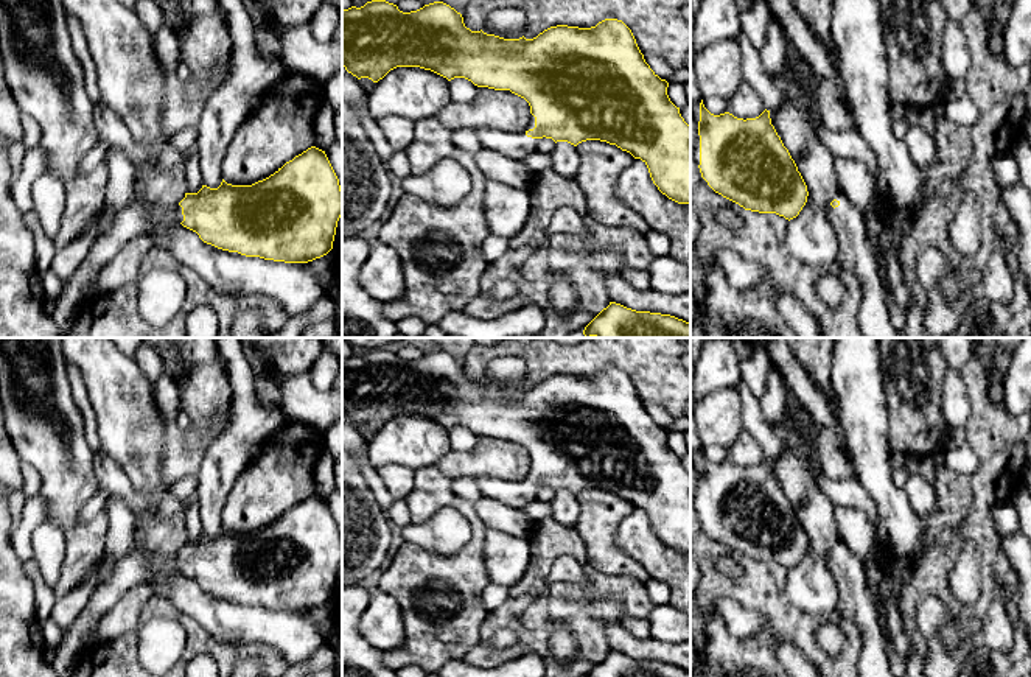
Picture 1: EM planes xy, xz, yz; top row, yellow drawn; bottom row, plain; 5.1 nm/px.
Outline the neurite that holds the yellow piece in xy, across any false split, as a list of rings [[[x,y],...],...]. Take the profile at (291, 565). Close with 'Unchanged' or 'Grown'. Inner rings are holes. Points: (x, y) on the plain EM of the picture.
[[[311,495],[252,534],[232,534],[222,528],[218,537],[202,534],[197,542],[185,542],[174,562],[177,571],[218,598],[274,610],[308,612],[333,598],[342,565],[342,538],[325,500]]]. Grown

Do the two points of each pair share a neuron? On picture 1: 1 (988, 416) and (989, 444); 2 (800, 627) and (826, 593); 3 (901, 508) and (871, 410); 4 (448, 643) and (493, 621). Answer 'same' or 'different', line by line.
1: same
2: different
3: same
4: different

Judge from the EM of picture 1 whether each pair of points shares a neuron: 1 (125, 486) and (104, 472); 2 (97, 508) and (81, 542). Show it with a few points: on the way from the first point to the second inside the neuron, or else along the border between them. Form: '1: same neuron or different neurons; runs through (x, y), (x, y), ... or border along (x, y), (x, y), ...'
1: same neuron; runs through (120, 484), (109, 475)
2: different neurons; border along (103, 511), (90, 520), (80, 523)

